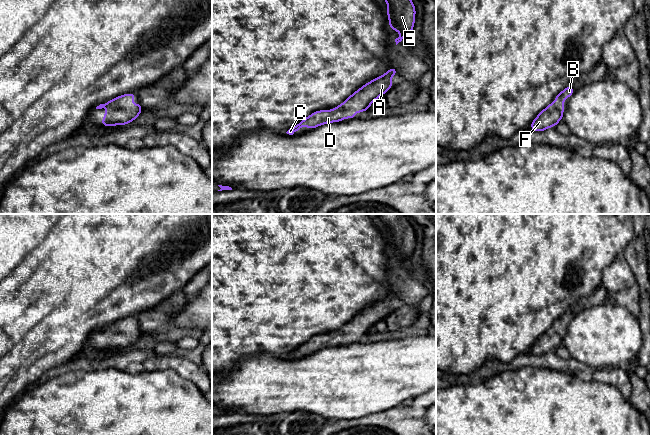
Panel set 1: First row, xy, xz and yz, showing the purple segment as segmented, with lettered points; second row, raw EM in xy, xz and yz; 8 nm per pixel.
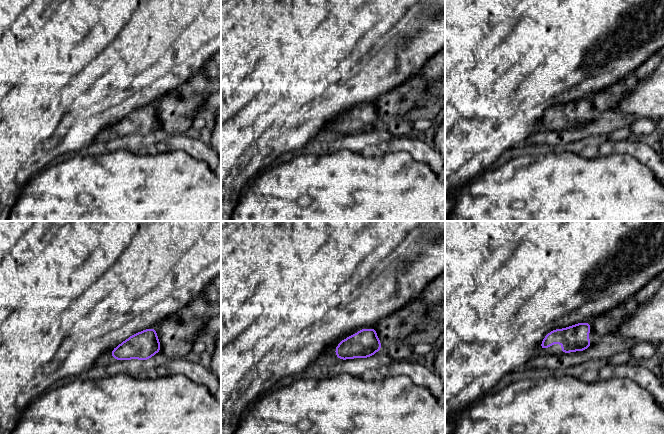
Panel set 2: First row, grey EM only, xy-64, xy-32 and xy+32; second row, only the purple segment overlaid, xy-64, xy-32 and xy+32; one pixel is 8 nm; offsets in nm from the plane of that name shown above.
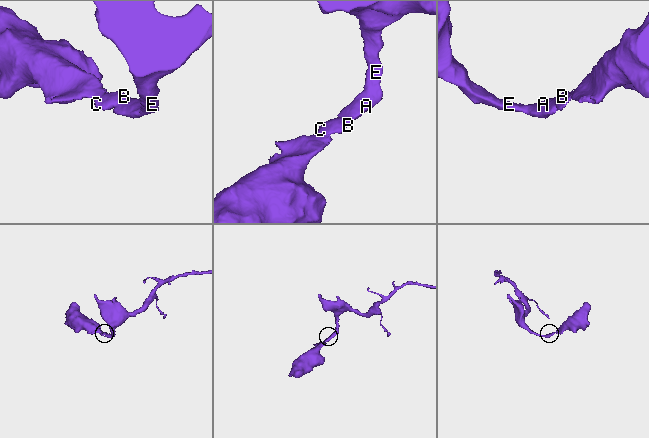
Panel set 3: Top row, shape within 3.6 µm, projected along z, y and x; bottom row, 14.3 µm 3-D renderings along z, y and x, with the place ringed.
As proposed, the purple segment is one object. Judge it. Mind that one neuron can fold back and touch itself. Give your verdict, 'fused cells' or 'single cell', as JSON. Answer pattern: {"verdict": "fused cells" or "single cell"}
{"verdict": "single cell"}

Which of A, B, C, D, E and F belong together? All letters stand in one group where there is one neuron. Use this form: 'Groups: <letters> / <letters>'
Groups: A B C D E F

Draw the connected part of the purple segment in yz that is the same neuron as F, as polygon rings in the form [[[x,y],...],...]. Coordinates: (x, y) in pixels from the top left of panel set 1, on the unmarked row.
[[[571,309],[565,312],[562,316],[555,320],[555,326],[550,327],[544,334],[542,334],[538,340],[532,345],[530,353],[541,356],[549,351],[555,351],[558,346],[563,343],[564,324],[567,321],[571,321],[574,317],[574,313]]]

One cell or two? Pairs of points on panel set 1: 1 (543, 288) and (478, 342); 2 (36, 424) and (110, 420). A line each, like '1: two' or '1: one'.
1: one
2: one

